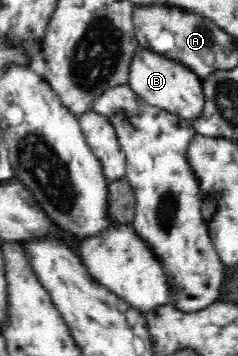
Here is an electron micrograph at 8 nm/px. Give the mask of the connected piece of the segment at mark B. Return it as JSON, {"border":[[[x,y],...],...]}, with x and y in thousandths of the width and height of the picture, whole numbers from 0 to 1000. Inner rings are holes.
{"border":[[[584,132],[542,197],[542,242],[622,295],[739,320],[807,346],[853,320],[866,270],[845,222],[773,180]]]}

